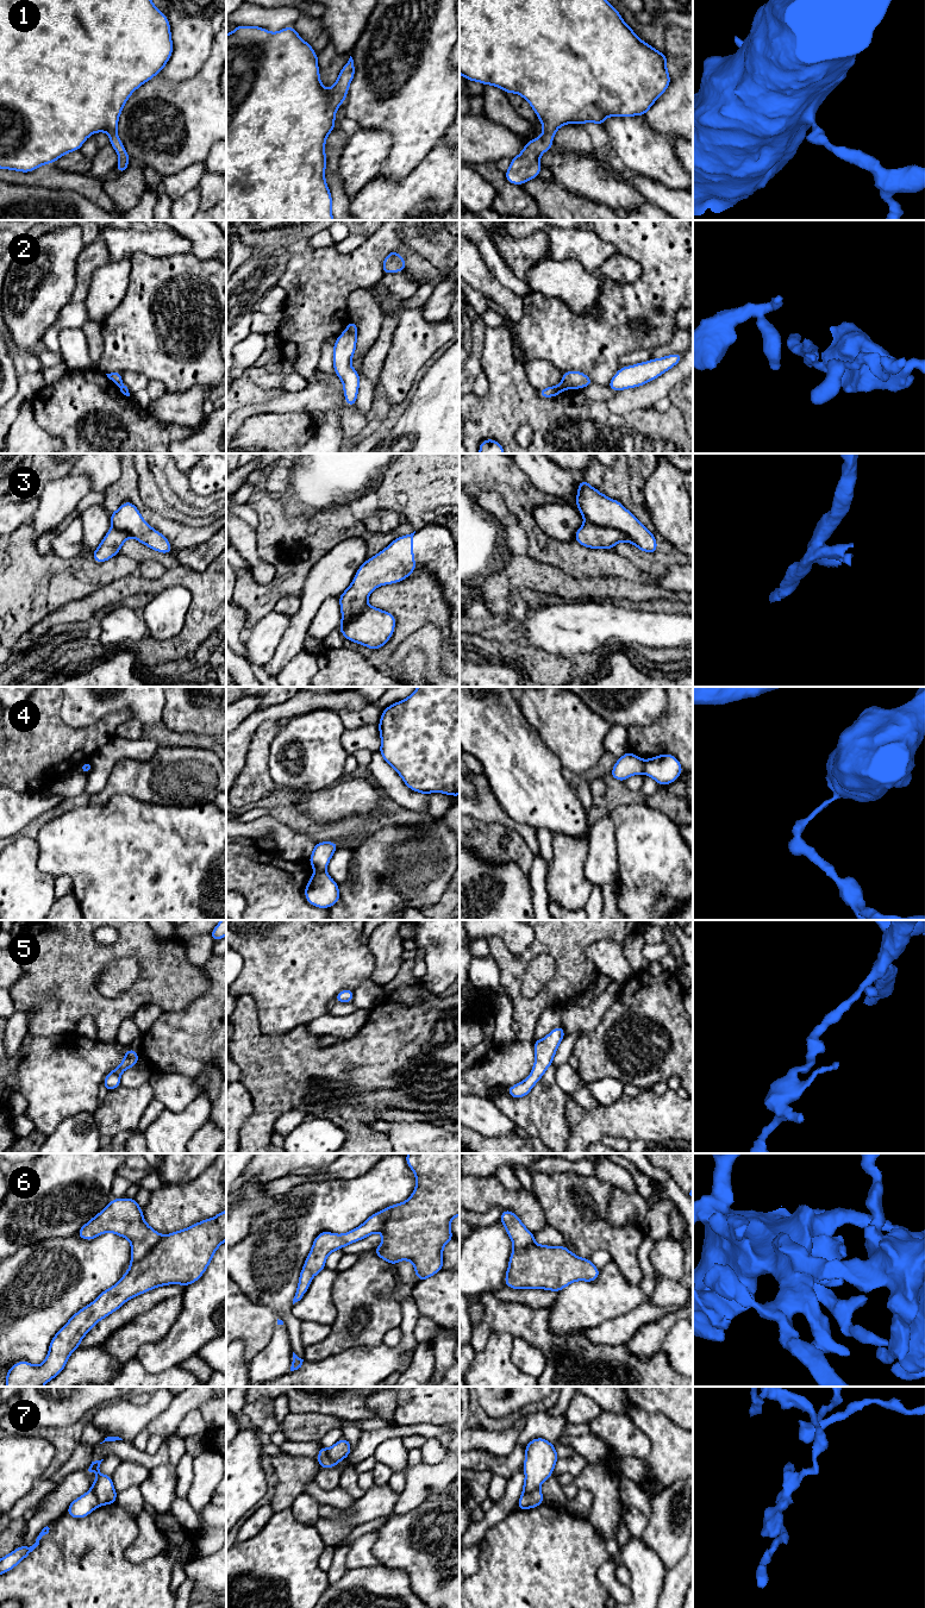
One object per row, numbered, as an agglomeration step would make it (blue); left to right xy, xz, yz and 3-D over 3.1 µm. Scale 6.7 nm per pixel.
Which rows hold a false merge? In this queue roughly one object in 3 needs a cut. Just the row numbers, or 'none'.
2, 4, 7

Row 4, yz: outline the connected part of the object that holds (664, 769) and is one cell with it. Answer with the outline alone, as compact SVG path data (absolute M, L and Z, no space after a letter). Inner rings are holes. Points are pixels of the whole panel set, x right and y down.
M663 753L646 759L644 772L660 786L667 786L673 783L683 772L683 769L675 756Z

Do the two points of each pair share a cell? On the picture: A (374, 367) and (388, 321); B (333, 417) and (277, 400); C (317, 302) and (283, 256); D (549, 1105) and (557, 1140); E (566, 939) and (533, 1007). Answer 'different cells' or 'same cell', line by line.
A: same cell
B: different cells
C: different cells
D: same cell
E: same cell

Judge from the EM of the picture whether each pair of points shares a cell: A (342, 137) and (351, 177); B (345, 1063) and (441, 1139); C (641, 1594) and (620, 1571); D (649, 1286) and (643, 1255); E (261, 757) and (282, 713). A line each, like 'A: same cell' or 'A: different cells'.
A: different cells
B: different cells
C: different cells
D: same cell
E: different cells

